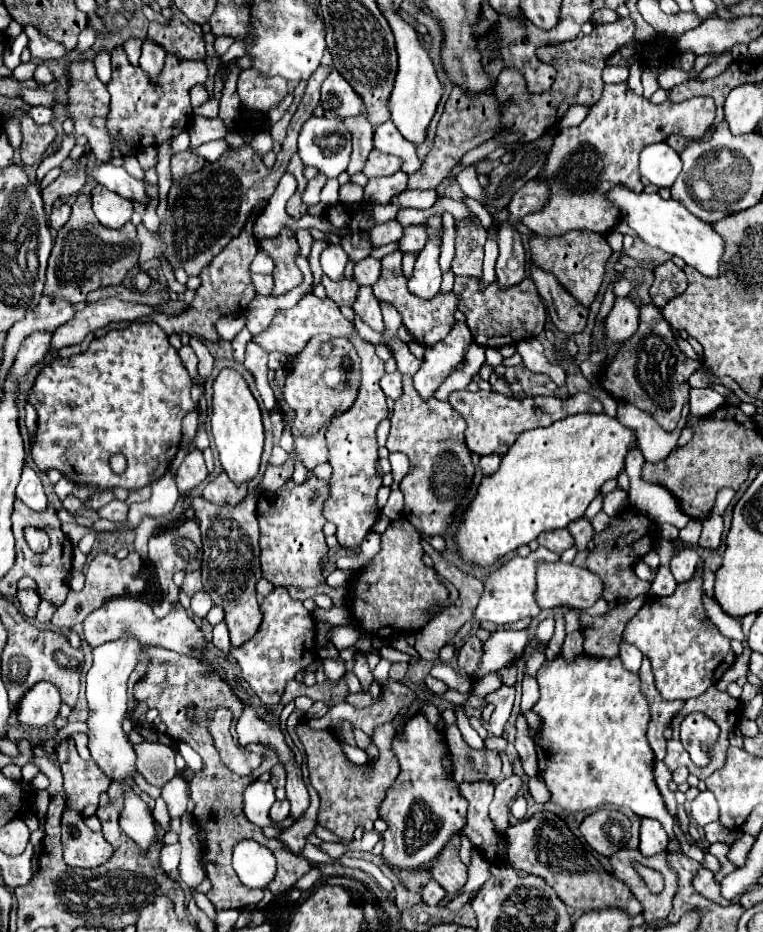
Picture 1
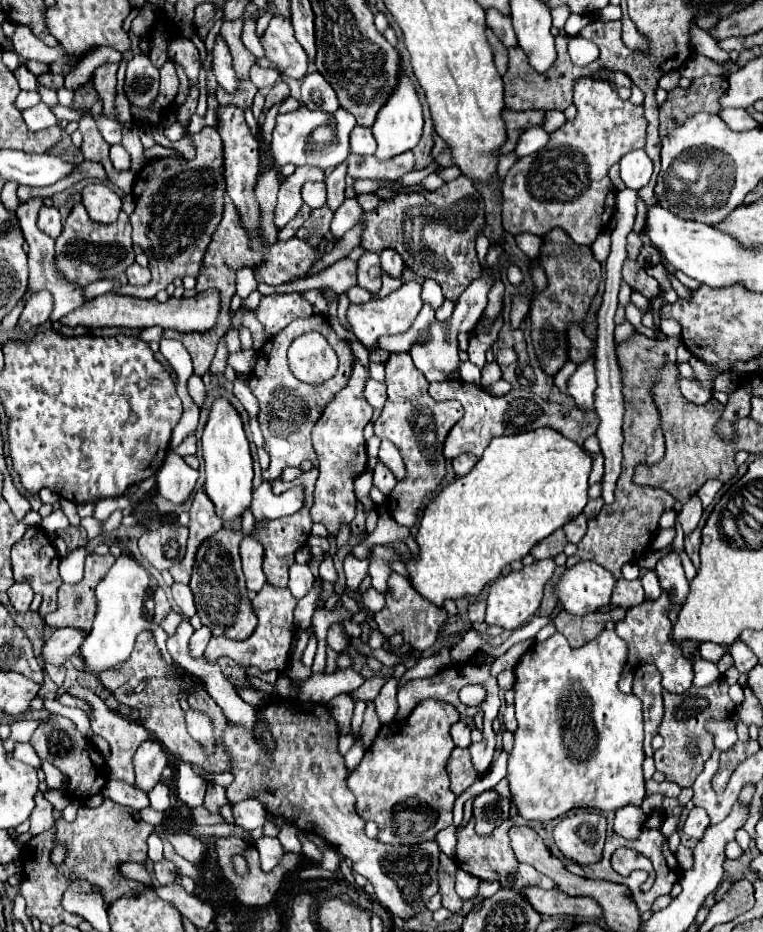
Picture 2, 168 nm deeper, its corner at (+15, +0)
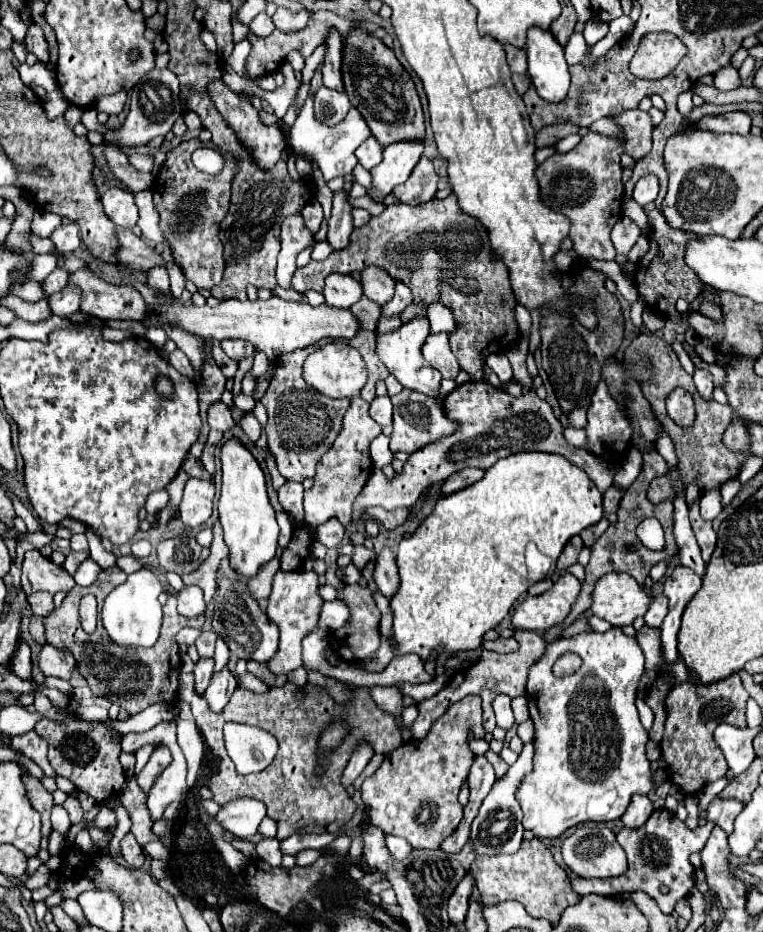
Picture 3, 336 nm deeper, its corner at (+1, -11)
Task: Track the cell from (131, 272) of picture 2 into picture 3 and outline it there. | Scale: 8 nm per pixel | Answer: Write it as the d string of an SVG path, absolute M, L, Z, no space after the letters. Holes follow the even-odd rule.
M155 266L153 270L149 270L147 284L151 288L157 288L159 292L169 292L169 276L167 276L167 270L163 266Z

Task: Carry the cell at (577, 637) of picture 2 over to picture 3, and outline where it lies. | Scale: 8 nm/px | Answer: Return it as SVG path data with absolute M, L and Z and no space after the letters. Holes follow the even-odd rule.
M575 620L569 628L565 628L561 633L560 638L571 638L575 634L581 634L581 632L593 632L593 628L589 626L587 620Z

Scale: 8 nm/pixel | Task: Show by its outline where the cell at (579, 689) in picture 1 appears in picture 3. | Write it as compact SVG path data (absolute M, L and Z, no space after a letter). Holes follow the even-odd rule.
M613 628L605 634L599 632L591 632L591 634L577 634L573 638L559 638L557 642L549 644L547 650L543 652L543 656L529 668L529 680L527 680L527 700L529 700L529 712L531 712L531 720L535 726L535 756L533 756L533 770L523 778L523 784L519 784L519 792L515 794L521 808L523 808L523 828L533 830L539 838L557 838L561 836L567 828L577 826L579 822L609 822L609 820L617 820L623 816L623 812L627 810L627 804L631 804L631 796L641 794L647 796L651 786L651 762L645 754L645 744L647 744L647 732L639 720L639 712L635 708L635 698L637 698L637 686L639 680L643 676L643 652L637 644L637 640L633 636L625 636L621 628ZM567 652L575 652L577 656L583 658L583 666L573 674L573 676L565 676L565 678L555 678L551 668L557 662L557 658L561 658Z

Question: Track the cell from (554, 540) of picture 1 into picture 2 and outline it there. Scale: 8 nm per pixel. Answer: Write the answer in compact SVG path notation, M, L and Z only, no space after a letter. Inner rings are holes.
M557 529L557 533L551 533L549 537L545 537L545 541L541 541L541 545L537 545L537 549L533 549L533 557L535 559L547 559L547 557L555 557L559 555L567 545L567 537L563 533L563 529Z

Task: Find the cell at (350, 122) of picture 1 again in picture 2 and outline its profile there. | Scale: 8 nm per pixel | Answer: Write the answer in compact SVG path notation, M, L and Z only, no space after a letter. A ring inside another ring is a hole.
M345 163L337 165L331 173L327 173L325 177L325 185L327 185L327 207L331 211L337 211L337 207L343 203L345 199Z

